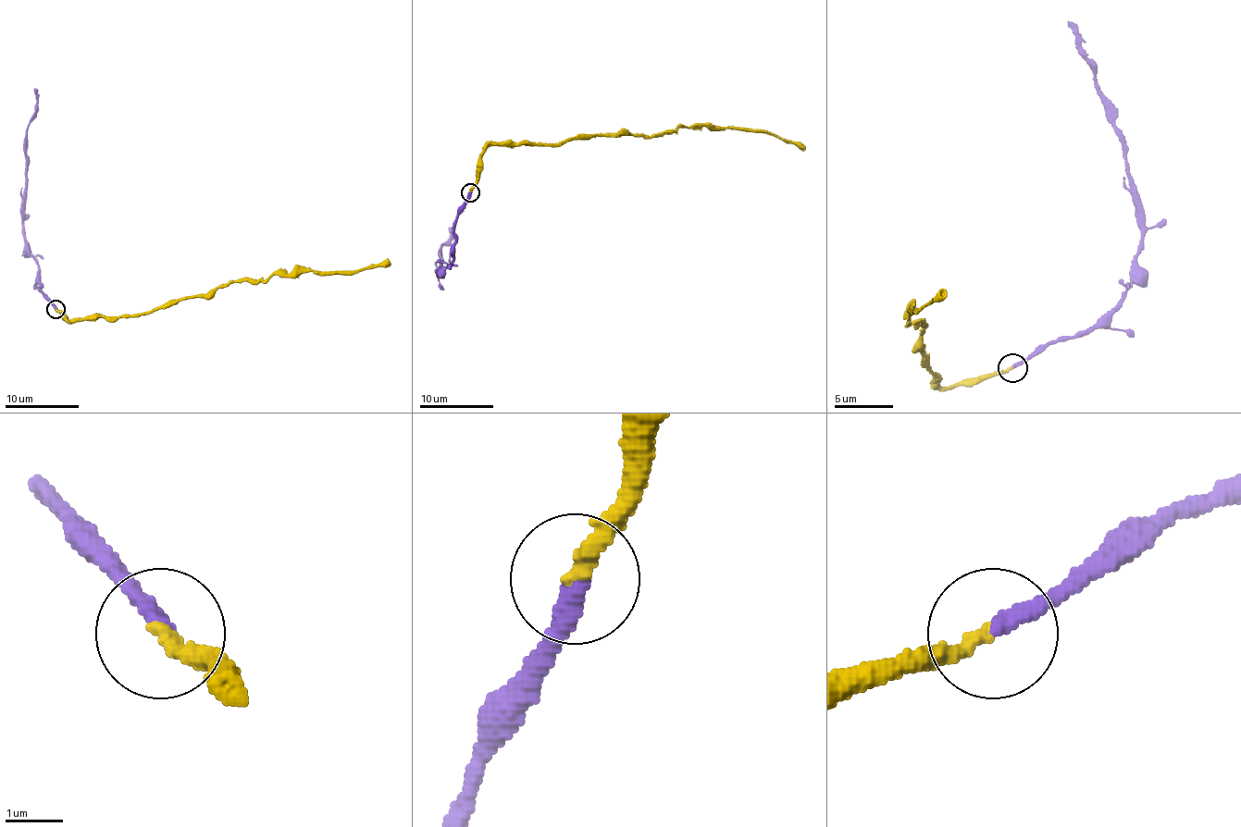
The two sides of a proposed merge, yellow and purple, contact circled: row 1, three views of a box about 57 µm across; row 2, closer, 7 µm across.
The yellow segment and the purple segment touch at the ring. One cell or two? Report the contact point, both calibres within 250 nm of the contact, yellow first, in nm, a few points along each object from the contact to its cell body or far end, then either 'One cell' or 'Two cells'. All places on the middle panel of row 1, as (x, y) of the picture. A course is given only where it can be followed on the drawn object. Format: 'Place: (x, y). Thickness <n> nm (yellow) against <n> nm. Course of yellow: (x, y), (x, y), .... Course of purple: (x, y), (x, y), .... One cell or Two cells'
Place: (470, 192). Thickness 280 nm (yellow) against 320 nm. Course of yellow: (469, 191), (480, 154), (490, 145), (562, 143), (573, 138), (649, 136), (715, 127), (767, 130), (804, 151). Course of purple: (469, 191), (467, 201), (454, 219), (454, 256), (436, 273), (441, 267), (441, 245), (451, 236), (449, 227). One cell

